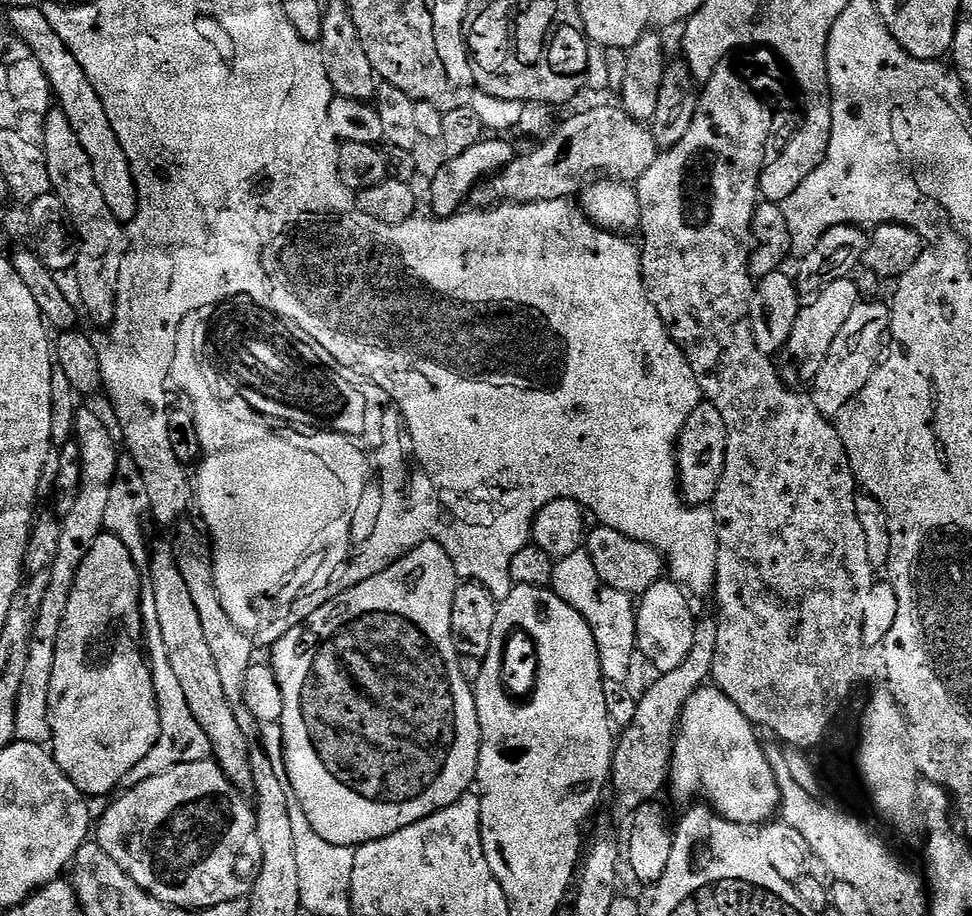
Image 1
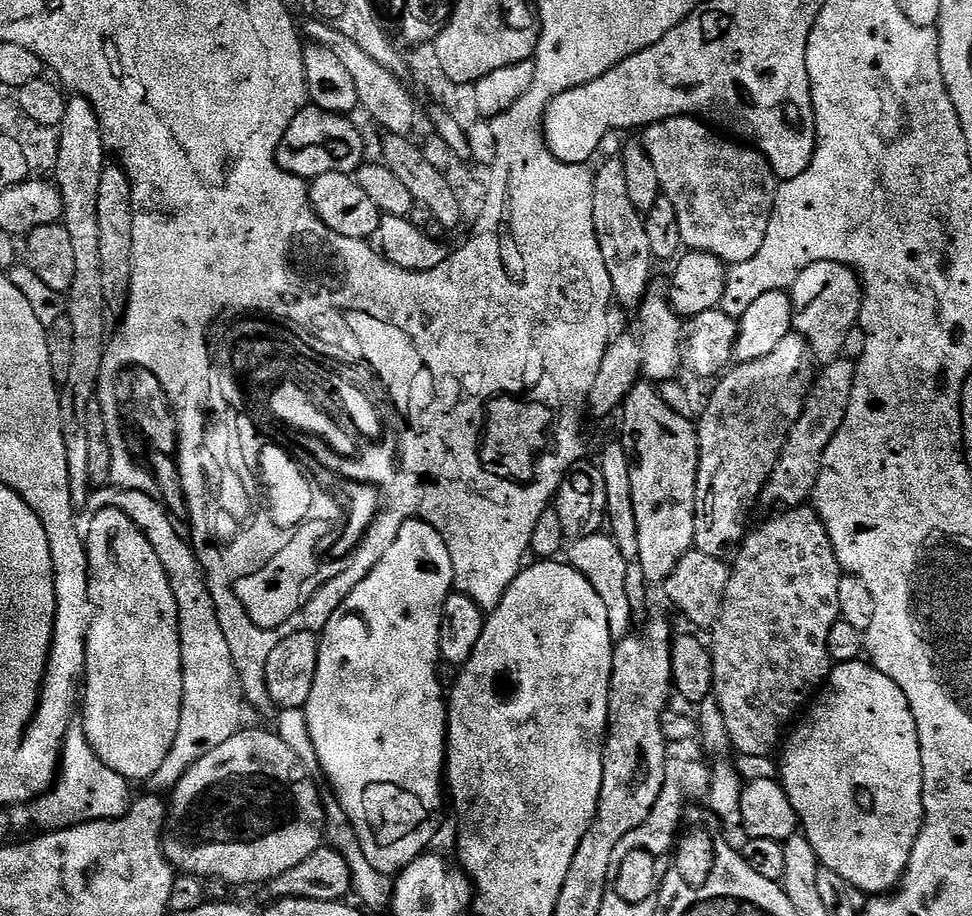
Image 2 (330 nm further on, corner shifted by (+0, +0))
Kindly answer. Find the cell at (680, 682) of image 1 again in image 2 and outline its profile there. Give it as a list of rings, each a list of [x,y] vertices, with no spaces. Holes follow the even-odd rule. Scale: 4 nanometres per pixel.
[[[793,334],[782,338],[782,343],[771,354],[754,358],[754,362],[729,367],[715,381],[716,389],[713,390],[704,413],[700,412],[698,416],[700,466],[696,483],[695,551],[710,554],[710,558],[724,560],[727,552],[731,553],[743,541],[750,528],[748,515],[760,504],[760,495],[786,446],[790,430],[802,414],[817,371],[818,361],[812,347],[806,338]]]

